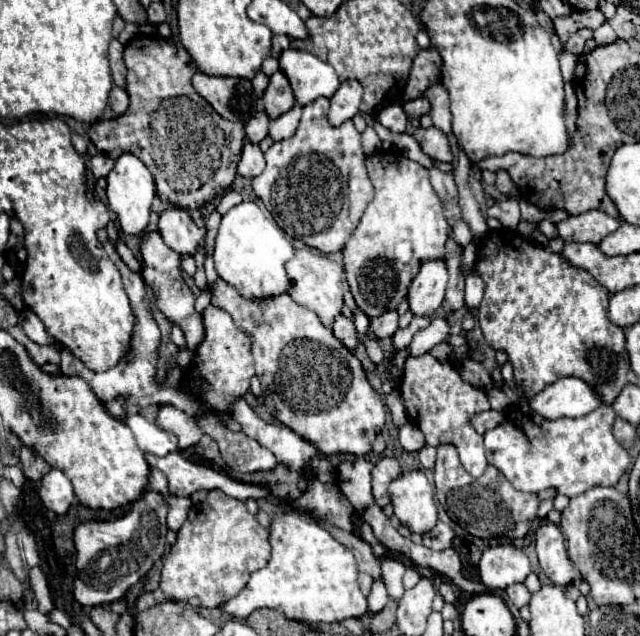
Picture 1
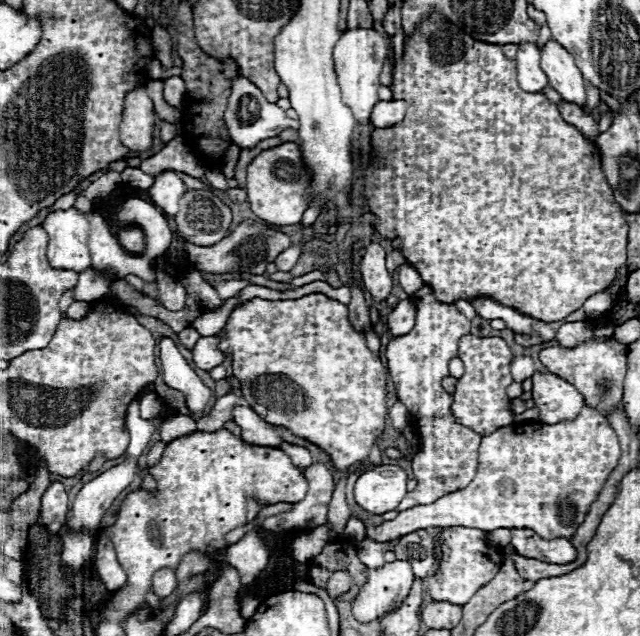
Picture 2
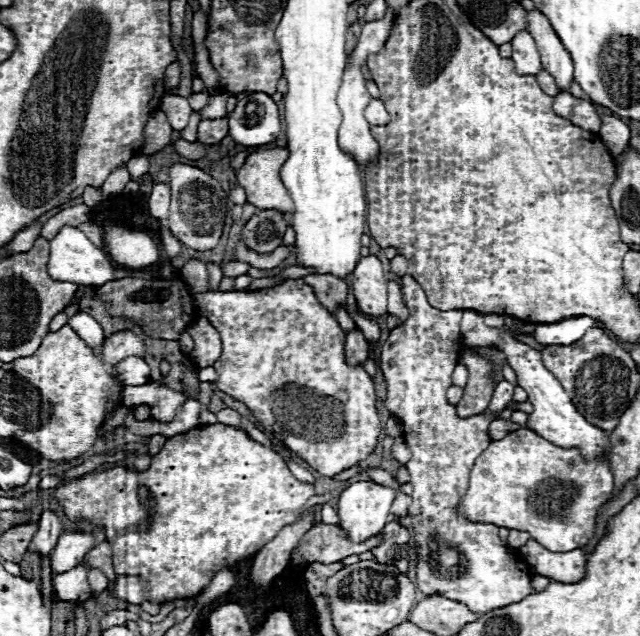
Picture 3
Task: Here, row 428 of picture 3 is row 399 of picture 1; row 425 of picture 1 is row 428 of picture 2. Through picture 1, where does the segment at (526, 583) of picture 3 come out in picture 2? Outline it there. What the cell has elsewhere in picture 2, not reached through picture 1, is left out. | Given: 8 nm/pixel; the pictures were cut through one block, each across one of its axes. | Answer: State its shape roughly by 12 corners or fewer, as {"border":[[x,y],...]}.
{"border":[[410,294],[416,324],[392,338],[388,370],[422,436],[418,486],[398,510],[466,488],[482,438],[442,388],[470,320]]}

